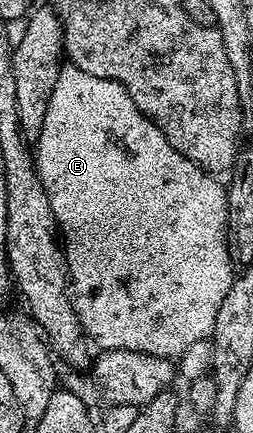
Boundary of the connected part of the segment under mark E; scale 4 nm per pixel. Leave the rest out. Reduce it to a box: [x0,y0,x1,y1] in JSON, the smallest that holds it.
[33,64,237,360]

